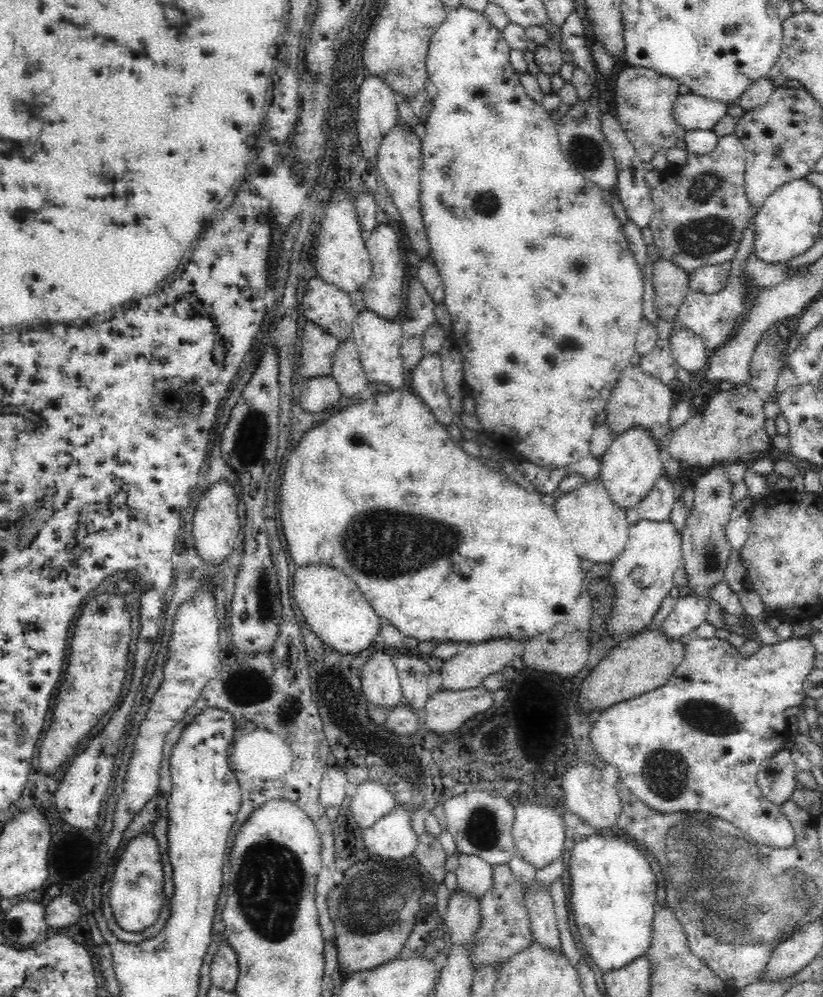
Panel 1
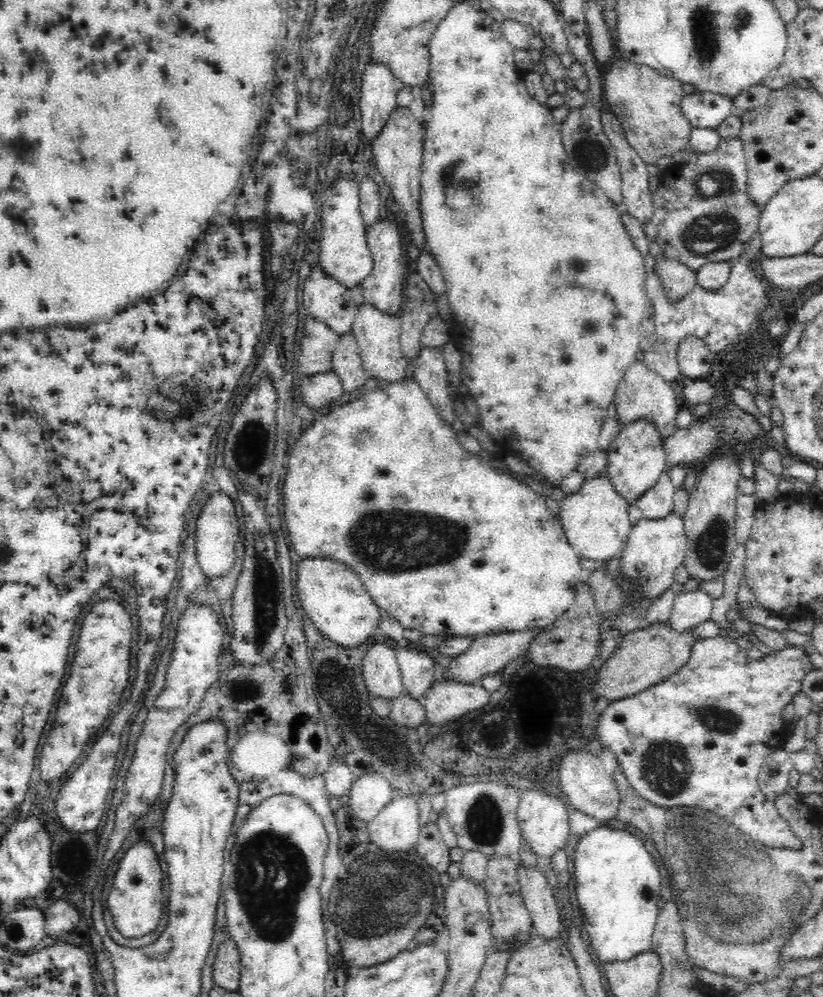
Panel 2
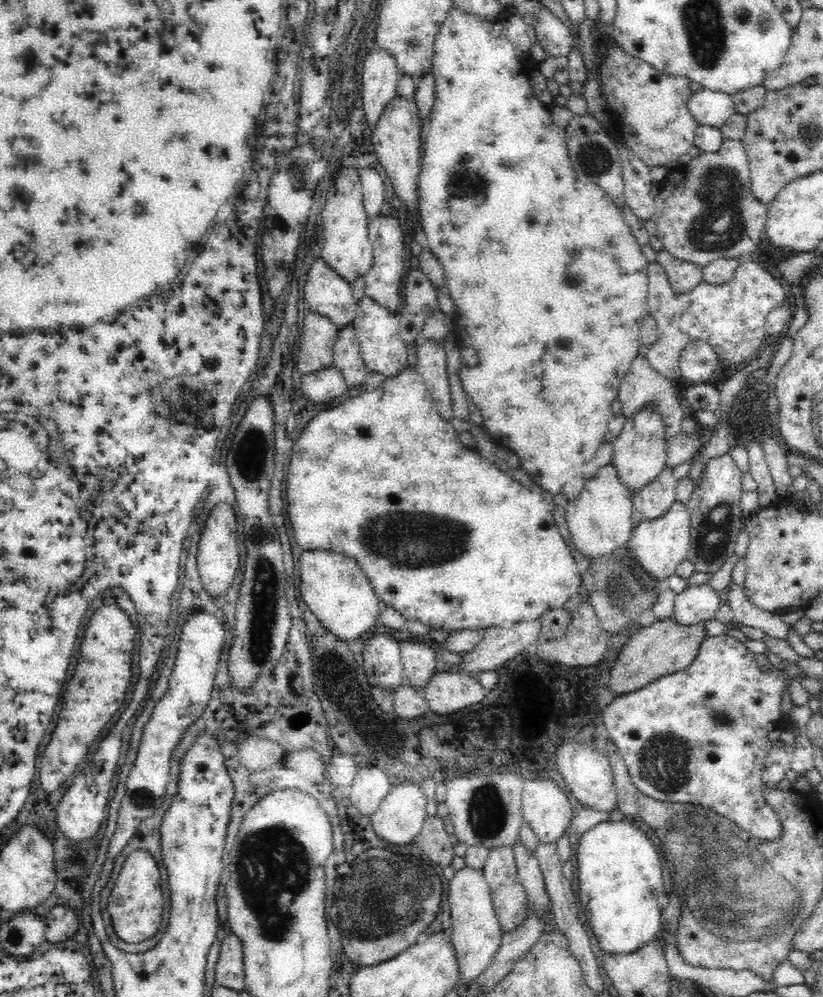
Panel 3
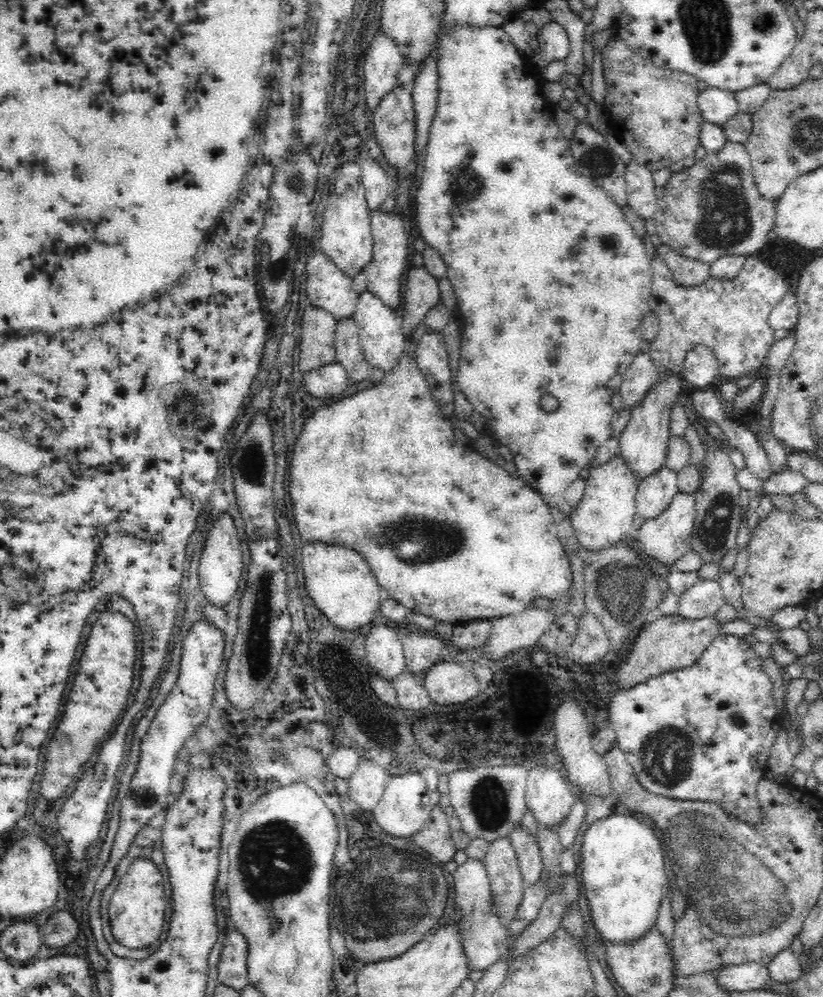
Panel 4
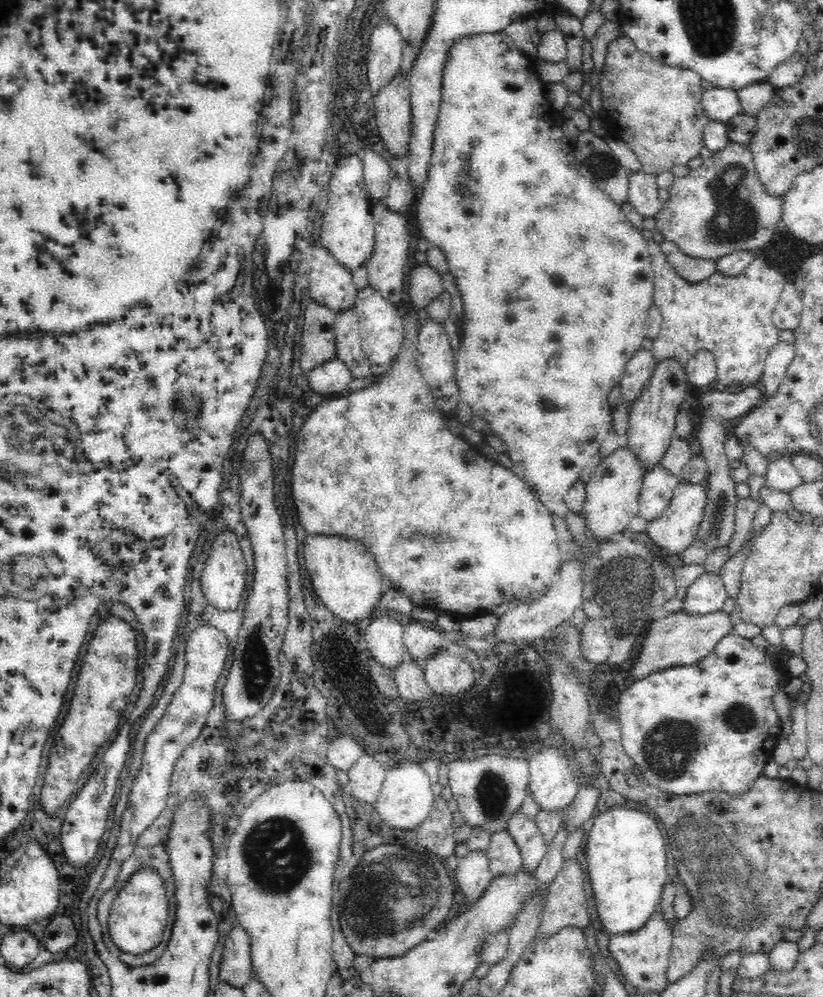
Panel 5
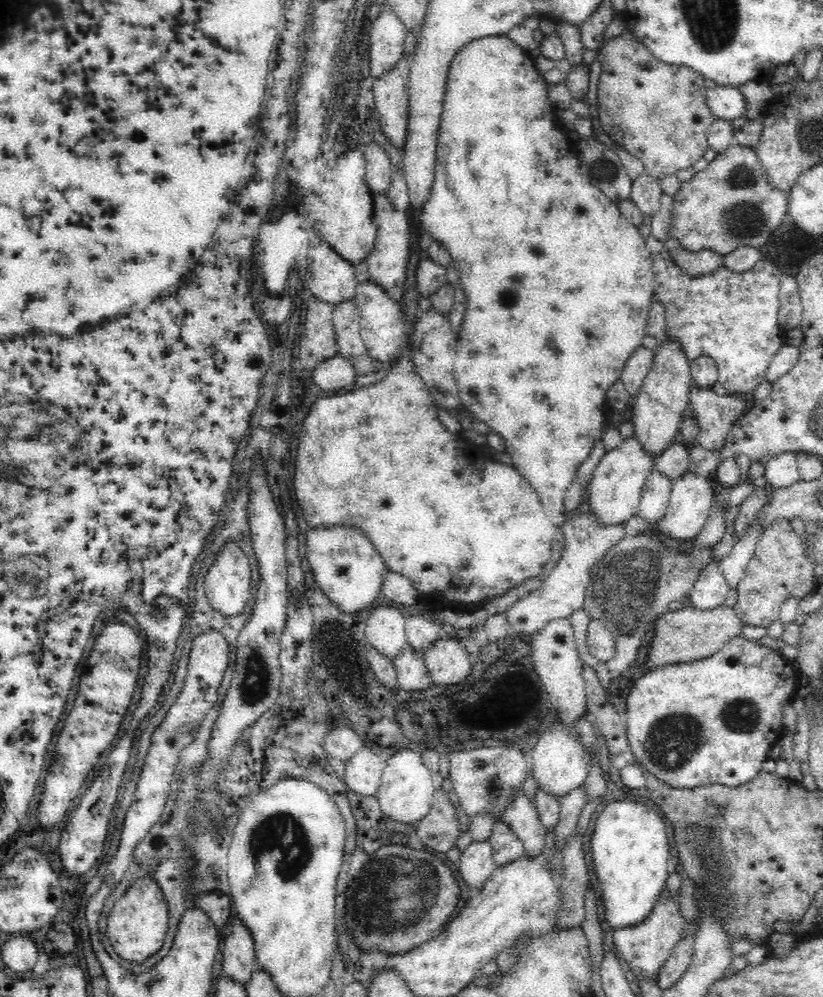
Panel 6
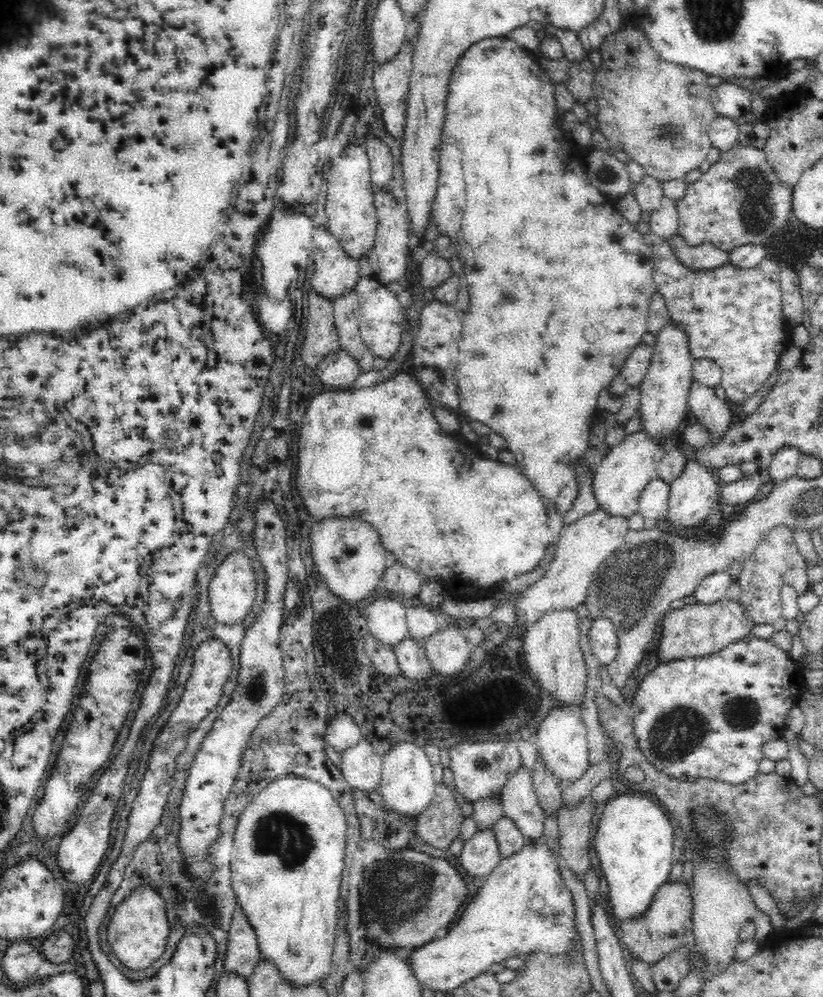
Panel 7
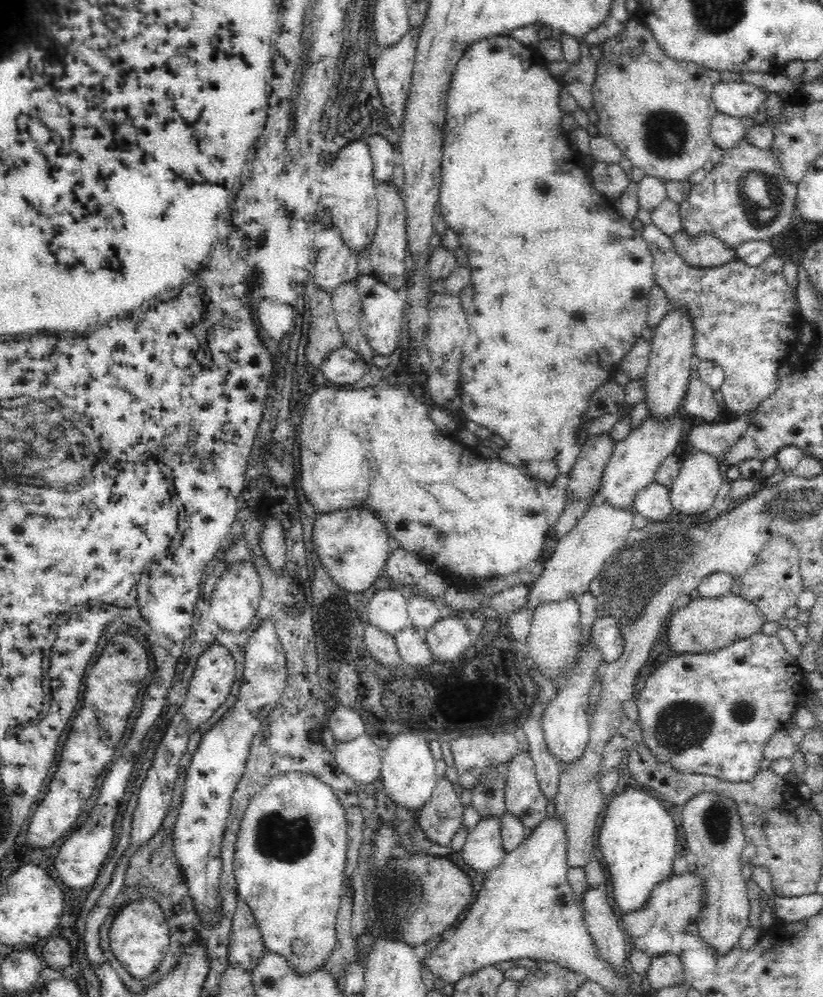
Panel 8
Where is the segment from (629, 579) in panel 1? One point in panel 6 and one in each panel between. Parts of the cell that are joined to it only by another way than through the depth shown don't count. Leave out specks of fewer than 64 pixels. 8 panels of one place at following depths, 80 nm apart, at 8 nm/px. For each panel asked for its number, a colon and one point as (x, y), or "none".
2: (655, 548)
3: (658, 545)
4: (666, 537)
5: (672, 532)
6: (691, 498)

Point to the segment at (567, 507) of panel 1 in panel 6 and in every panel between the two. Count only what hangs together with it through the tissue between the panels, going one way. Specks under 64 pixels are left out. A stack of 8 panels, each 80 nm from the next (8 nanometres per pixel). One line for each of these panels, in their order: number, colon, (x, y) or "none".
2: (595, 520)
3: (599, 519)
4: (604, 516)
5: (612, 491)
6: (617, 484)

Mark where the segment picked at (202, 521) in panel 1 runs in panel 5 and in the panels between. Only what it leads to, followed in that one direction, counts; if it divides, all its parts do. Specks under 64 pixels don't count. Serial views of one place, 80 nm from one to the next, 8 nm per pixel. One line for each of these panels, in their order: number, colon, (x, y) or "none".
2: (218, 529)
3: (218, 560)
4: (221, 568)
5: (223, 581)

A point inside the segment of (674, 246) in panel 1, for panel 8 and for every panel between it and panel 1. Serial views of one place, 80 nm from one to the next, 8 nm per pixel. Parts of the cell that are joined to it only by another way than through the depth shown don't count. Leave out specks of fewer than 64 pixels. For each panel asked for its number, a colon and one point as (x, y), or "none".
2: (703, 212)
3: (705, 210)
4: (713, 208)
5: (721, 207)
6: (730, 203)
7: (740, 199)
8: (747, 196)

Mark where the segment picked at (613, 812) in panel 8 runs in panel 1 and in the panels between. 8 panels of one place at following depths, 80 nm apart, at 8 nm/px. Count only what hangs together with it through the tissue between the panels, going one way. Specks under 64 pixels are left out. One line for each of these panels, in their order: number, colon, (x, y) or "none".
1: (613, 886)
2: (618, 883)
3: (621, 881)
4: (623, 869)
5: (625, 849)
6: (630, 850)
7: (634, 841)

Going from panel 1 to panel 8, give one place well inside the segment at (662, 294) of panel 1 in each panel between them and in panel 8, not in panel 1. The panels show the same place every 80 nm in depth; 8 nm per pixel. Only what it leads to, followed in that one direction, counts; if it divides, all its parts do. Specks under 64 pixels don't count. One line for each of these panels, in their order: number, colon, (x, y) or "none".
2: (677, 279)
3: (682, 275)
4: (688, 272)
5: (692, 269)
6: (704, 261)
7: (707, 255)
8: (705, 250)

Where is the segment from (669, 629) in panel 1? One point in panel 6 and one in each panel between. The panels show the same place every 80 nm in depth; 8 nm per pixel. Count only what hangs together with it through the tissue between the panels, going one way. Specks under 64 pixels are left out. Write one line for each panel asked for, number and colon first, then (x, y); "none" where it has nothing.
2: (692, 607)
3: (695, 603)
4: (704, 598)
5: (707, 593)
6: (709, 591)

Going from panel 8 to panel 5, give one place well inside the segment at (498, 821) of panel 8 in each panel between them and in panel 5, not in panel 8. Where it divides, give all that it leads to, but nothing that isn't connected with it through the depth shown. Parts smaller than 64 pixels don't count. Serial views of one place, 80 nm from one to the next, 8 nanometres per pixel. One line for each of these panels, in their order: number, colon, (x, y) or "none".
5: (473, 874)
6: (477, 864)
7: (481, 854)

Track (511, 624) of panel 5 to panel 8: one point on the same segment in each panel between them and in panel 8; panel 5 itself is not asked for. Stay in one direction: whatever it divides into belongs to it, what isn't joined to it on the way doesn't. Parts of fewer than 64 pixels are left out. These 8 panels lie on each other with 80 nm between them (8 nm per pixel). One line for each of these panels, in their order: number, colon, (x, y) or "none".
6: (562, 591)
7: (582, 546)
8: (579, 556)

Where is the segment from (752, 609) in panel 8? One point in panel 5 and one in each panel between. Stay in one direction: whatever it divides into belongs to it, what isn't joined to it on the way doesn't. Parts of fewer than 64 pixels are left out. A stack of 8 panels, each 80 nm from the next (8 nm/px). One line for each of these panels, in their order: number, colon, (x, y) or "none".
5: (679, 638)
6: (688, 634)
7: (697, 629)

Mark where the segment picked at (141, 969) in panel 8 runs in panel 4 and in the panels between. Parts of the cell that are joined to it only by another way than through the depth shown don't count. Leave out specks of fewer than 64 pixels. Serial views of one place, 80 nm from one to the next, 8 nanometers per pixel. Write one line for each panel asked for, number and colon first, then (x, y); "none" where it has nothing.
4: (137, 906)
5: (137, 919)
6: (137, 925)
7: (138, 929)

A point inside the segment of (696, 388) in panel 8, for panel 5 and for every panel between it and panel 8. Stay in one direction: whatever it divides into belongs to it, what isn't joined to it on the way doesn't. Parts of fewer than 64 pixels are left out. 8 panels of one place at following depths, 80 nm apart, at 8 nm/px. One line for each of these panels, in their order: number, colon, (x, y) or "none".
5: (717, 526)
6: (715, 415)
7: (716, 415)

